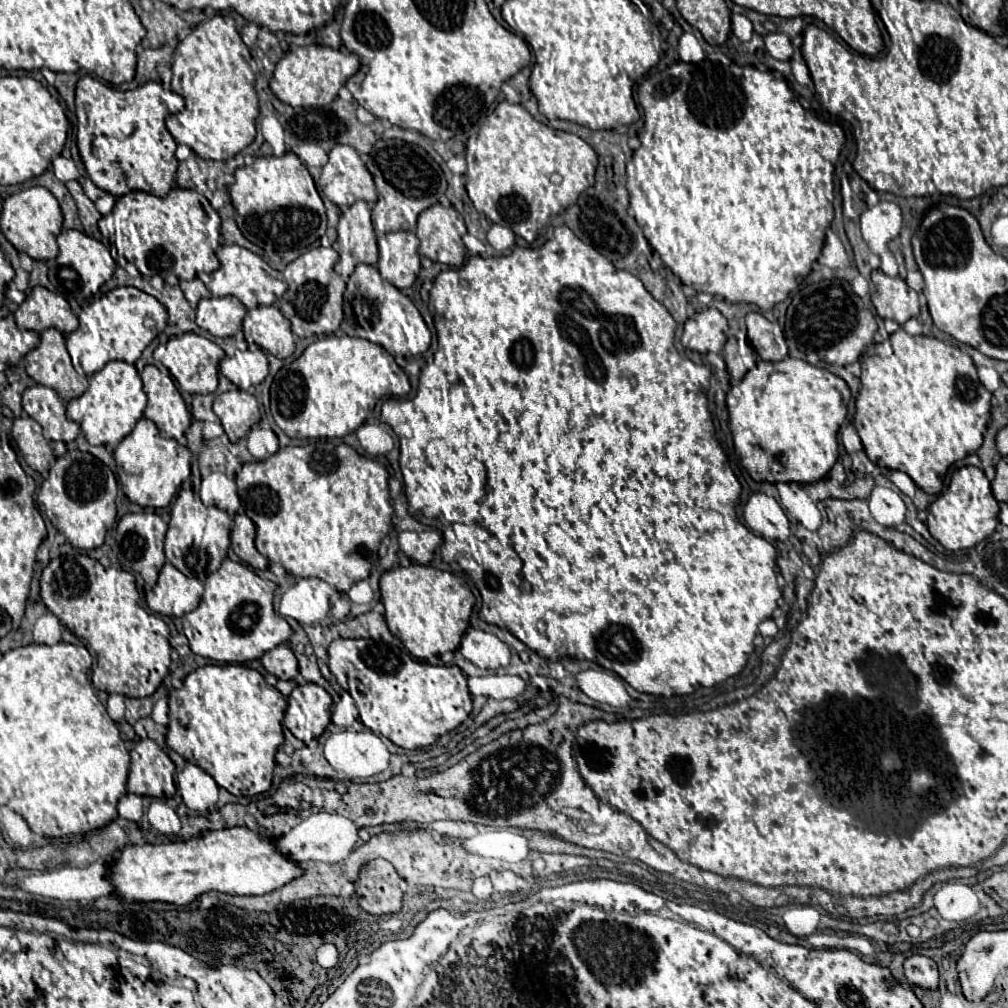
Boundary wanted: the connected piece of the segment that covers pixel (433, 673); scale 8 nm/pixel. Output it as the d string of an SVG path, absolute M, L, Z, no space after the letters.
M334 639L328 647L328 667L356 701L364 725L404 749L432 745L472 711L472 695L460 667L434 667L382 641Z

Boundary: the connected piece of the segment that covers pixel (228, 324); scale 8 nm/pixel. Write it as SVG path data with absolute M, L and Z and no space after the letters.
M208 297L198 303L196 323L198 327L202 327L214 337L234 337L242 329L244 315L246 315L246 309L242 311L242 303L236 297Z

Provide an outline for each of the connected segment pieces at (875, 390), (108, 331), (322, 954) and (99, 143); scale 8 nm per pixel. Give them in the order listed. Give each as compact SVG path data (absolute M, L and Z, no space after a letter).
M898 329L888 341L874 347L876 355L862 357L862 387L856 399L854 425L872 463L904 471L926 493L940 493L948 467L982 445L990 417L992 393L978 381L976 367L958 347L924 335L908 335Z
M116 287L83 308L78 319L78 329L66 335L66 347L77 373L92 375L108 361L136 363L152 339L164 331L168 313L152 295L136 287Z
M332 943L320 945L318 951L316 951L316 961L318 961L318 965L324 967L324 969L334 967L334 965L338 963L338 949L336 949Z
M84 75L76 85L78 149L92 183L116 197L130 191L146 191L158 197L168 195L176 177L176 141L166 129L166 117L182 111L178 95L148 81L134 91L116 91L102 81Z

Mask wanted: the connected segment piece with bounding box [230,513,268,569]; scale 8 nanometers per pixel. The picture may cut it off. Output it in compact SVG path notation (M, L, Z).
M238 513L234 517L234 529L230 533L230 547L250 567L254 569L266 569L268 559L258 553L254 547L254 537L256 537L256 525L246 513Z

